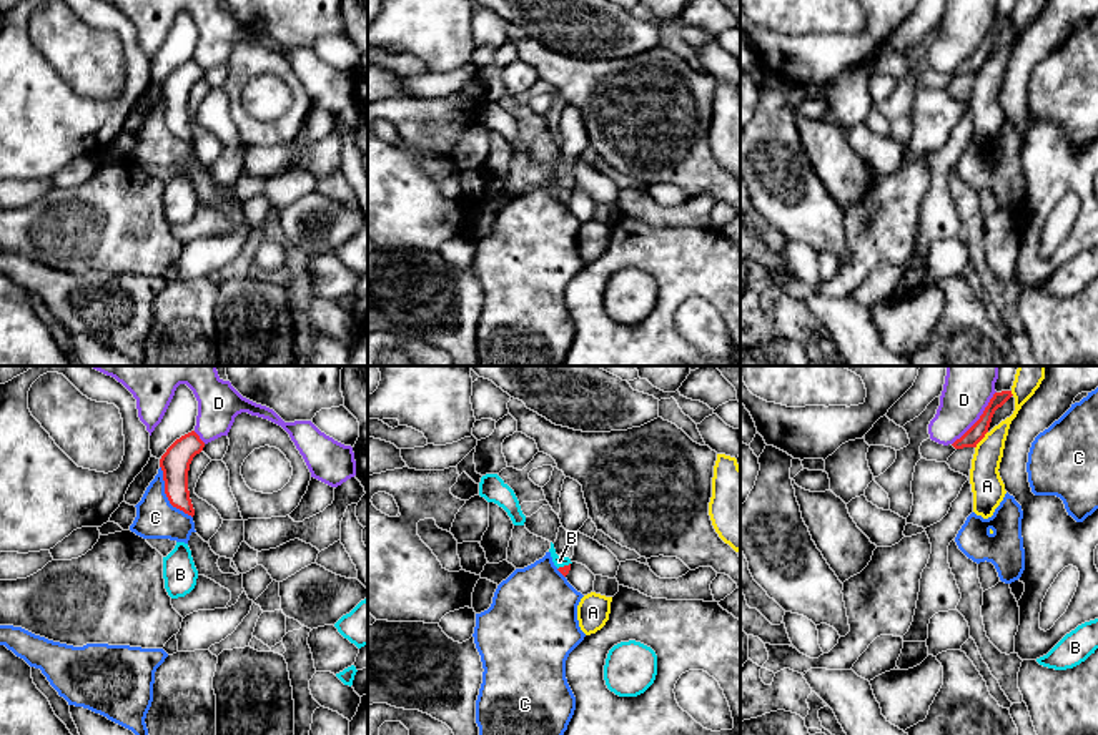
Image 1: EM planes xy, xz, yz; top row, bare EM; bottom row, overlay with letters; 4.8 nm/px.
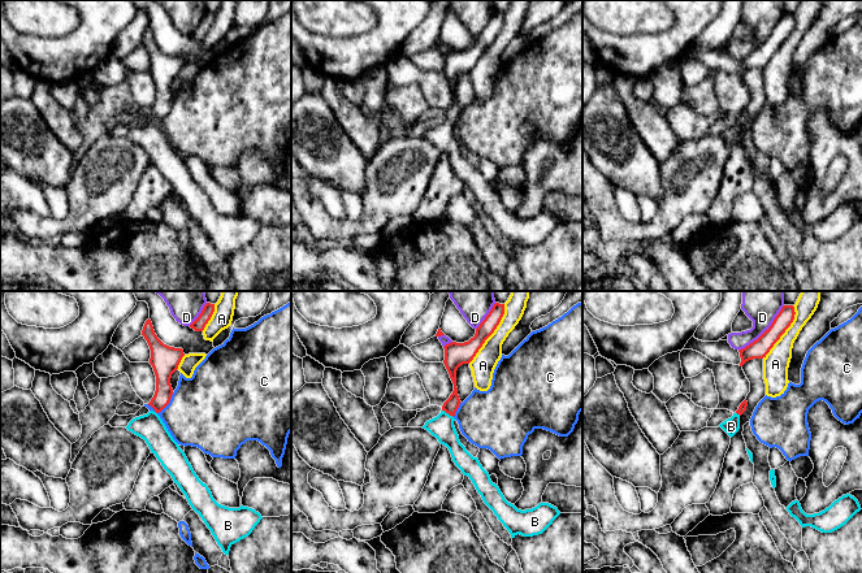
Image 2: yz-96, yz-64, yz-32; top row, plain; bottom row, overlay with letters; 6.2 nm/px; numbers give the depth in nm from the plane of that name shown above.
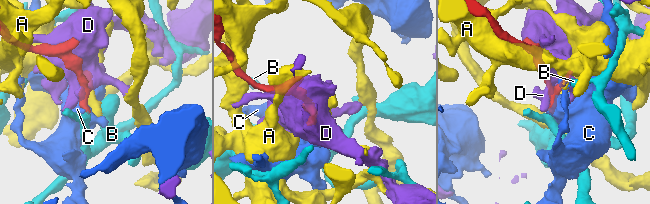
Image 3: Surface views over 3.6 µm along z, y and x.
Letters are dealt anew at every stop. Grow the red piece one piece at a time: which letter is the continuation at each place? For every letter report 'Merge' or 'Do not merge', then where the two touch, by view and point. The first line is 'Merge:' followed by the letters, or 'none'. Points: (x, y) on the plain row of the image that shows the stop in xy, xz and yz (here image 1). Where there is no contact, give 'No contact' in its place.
Merge: B
A: Do not merge. Touches red at yz (982, 65)
B: Merge. Touches red at xz (564, 193)
C: Do not merge. Touches red at xy (167, 123)
D: Do not merge. Touches red at yz (980, 45)

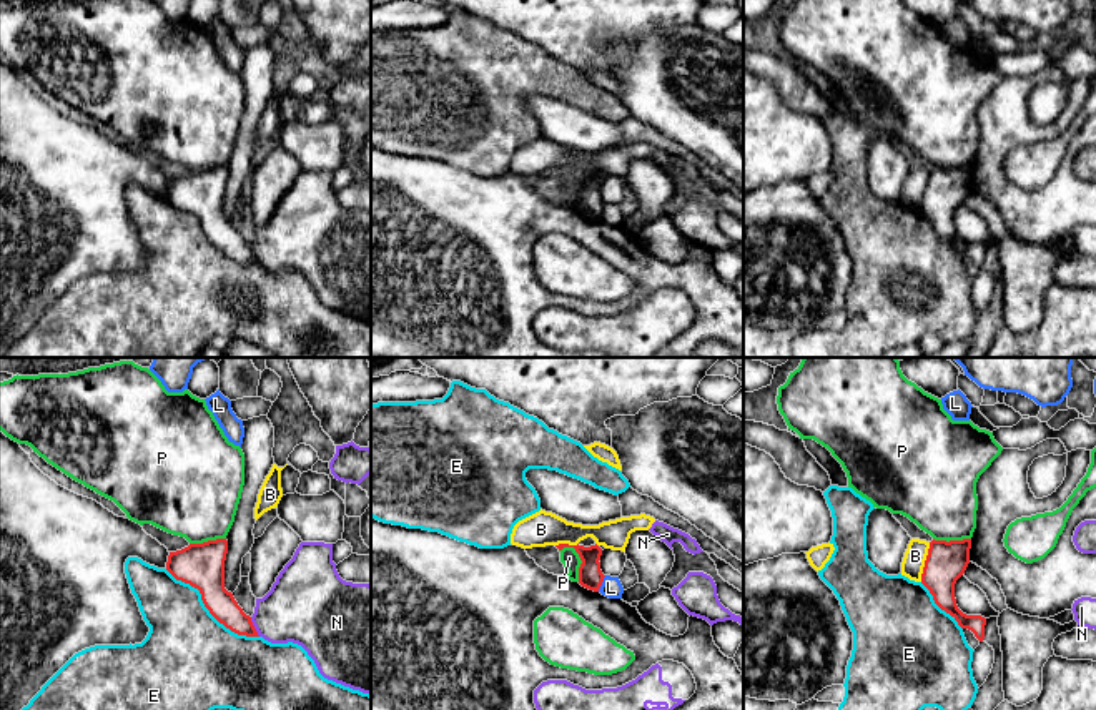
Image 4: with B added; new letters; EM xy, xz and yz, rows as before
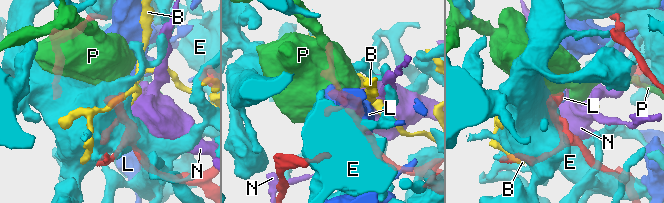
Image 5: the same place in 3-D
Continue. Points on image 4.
Merge: none
B: Do not merge. Touches red at yz (925, 190)
E: Do not merge. Touches red at xy (207, 235)
L: Do not merge. Touches red at xz (601, 212)
N: Do not merge. Touches red at xy (253, 255)
P: Do not merge. Touches red at xz (581, 187)

